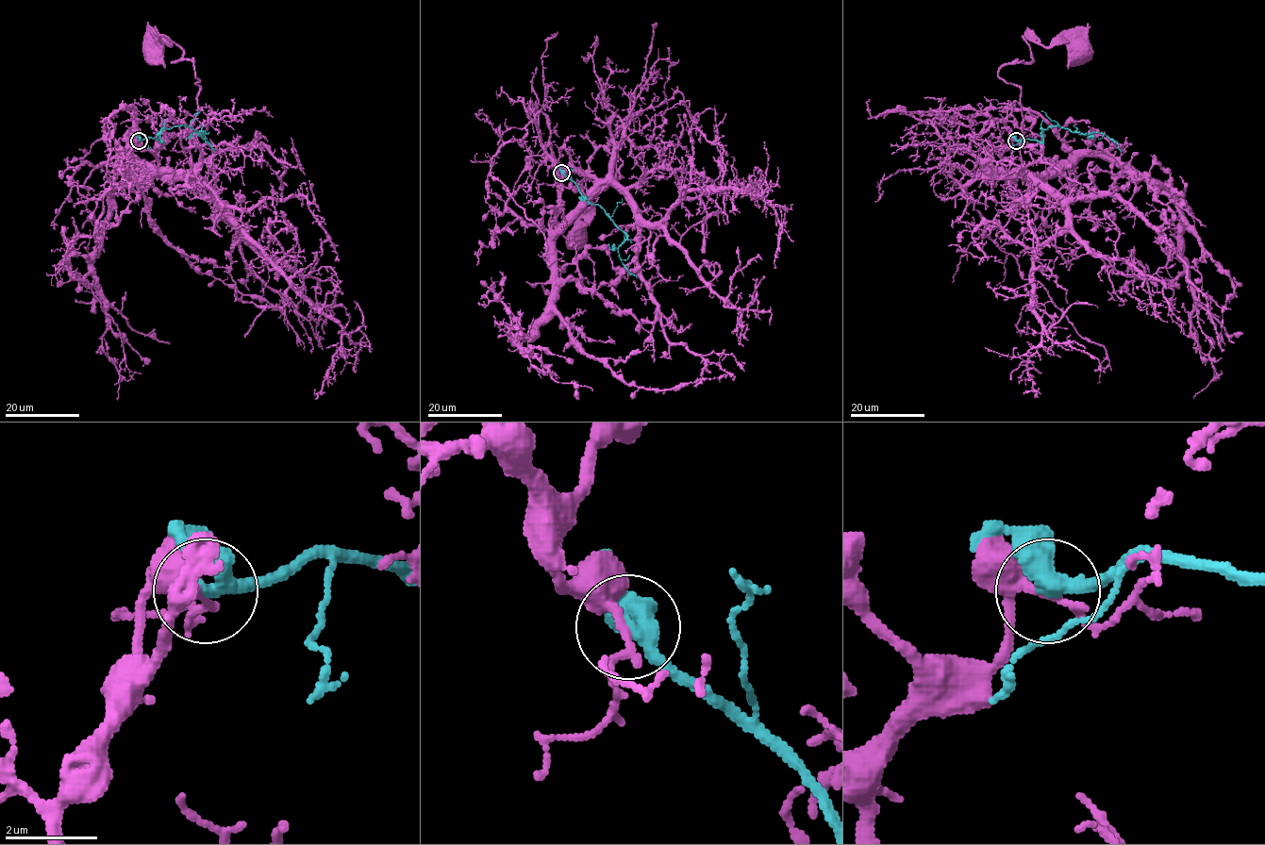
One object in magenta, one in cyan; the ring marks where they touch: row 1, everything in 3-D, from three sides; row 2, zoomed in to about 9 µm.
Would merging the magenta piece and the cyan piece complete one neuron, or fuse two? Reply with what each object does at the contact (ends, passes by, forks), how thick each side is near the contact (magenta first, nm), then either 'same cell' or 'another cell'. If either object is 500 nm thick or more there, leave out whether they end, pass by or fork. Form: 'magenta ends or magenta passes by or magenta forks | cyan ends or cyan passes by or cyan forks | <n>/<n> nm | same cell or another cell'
magenta passes by | cyan passes by | 240/360 nm | another cell

